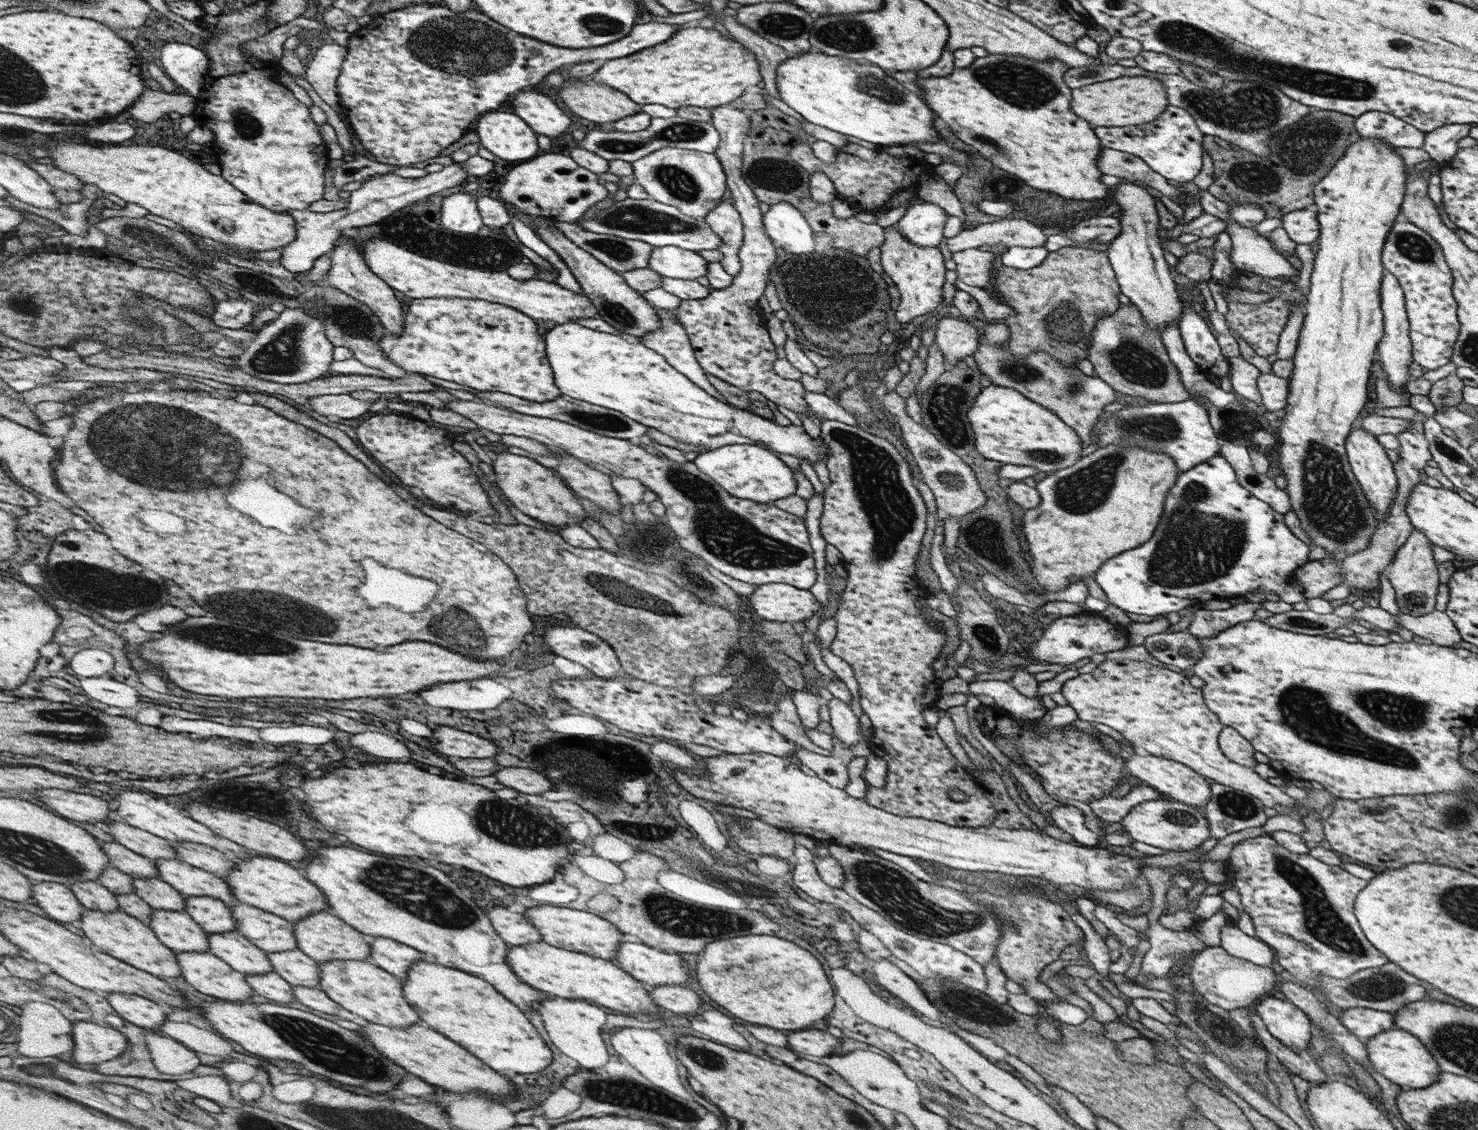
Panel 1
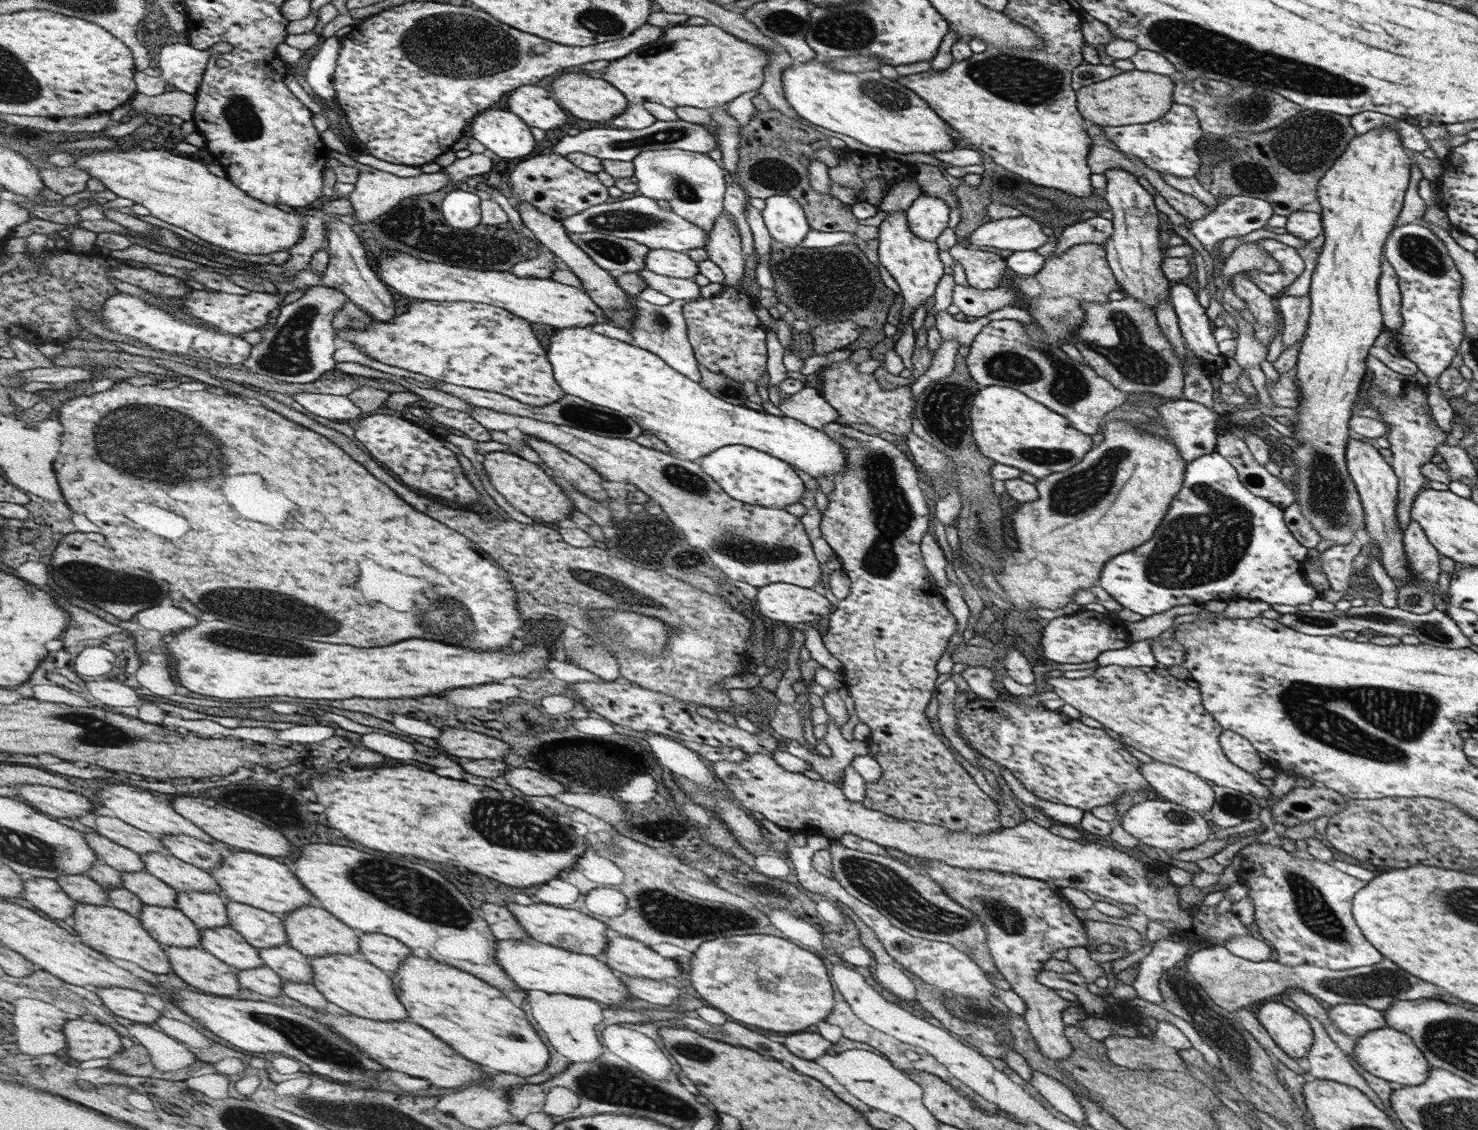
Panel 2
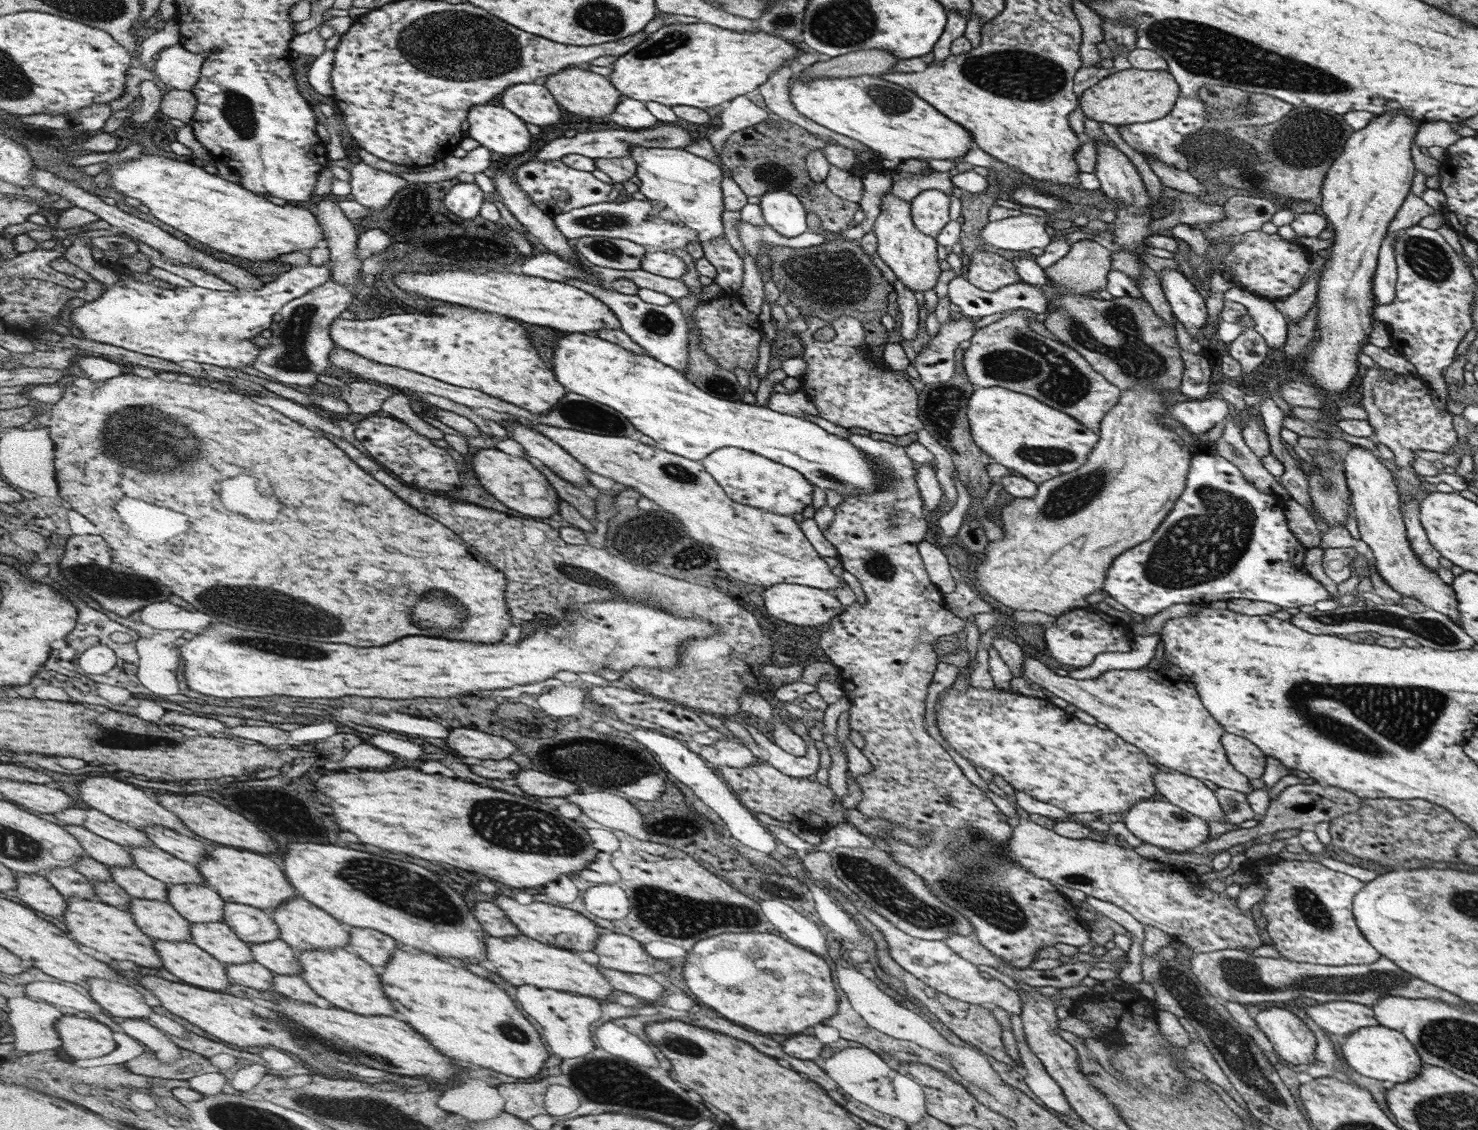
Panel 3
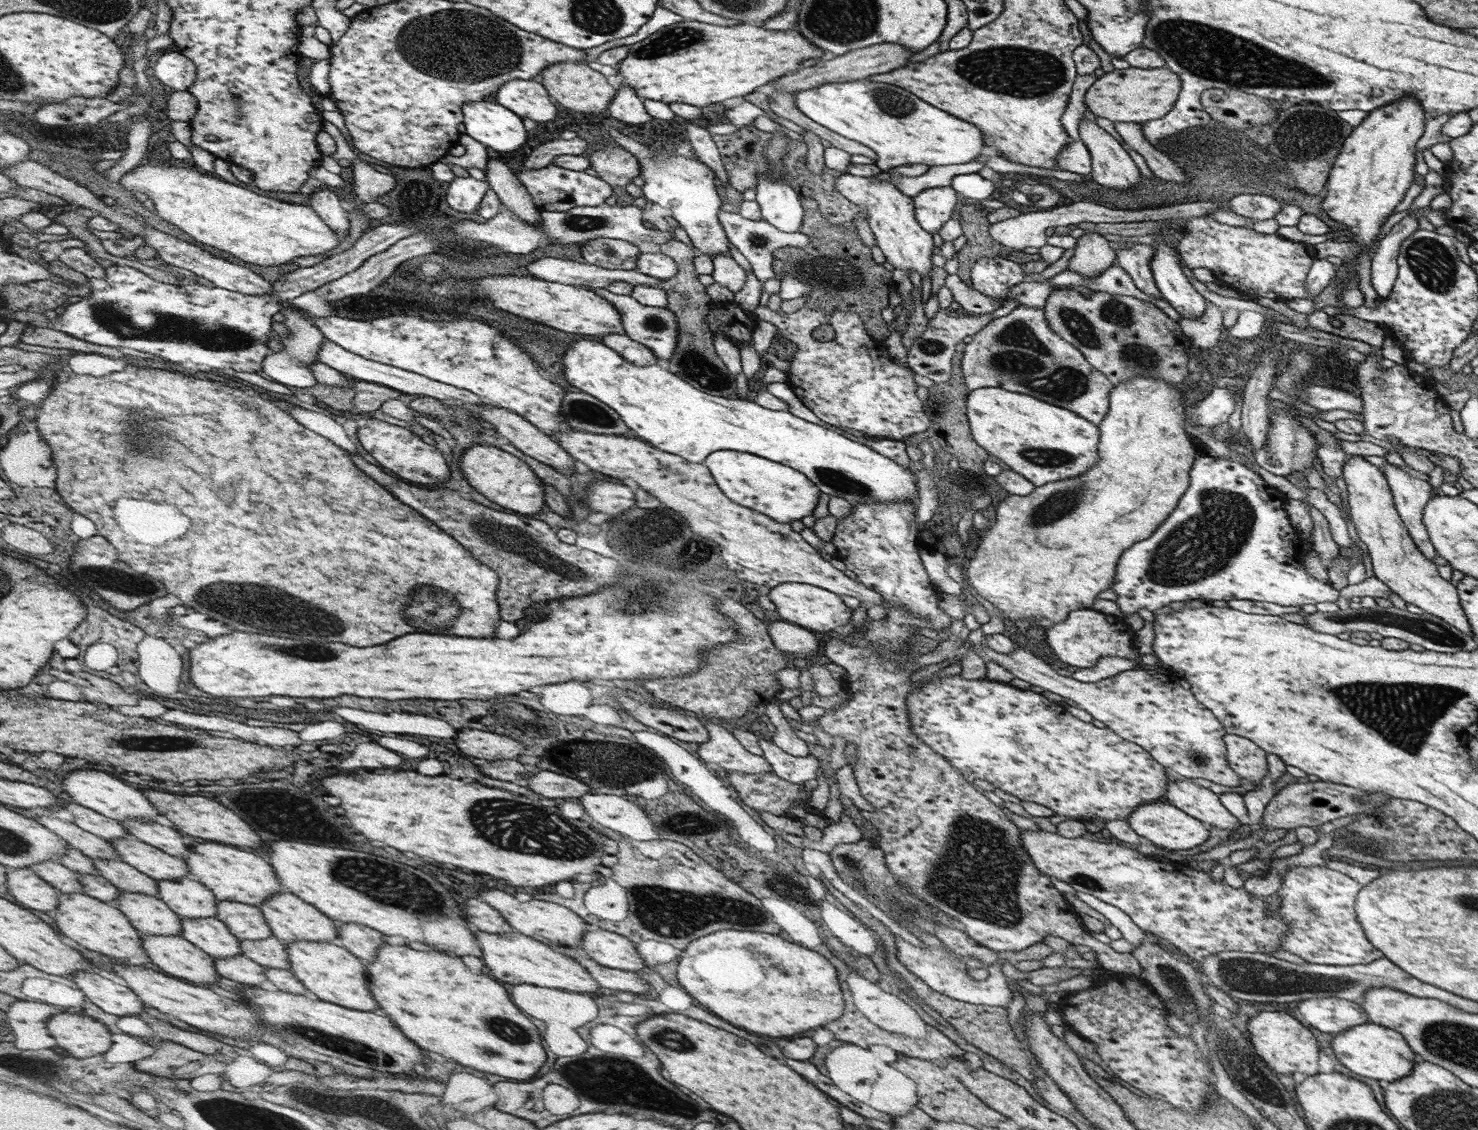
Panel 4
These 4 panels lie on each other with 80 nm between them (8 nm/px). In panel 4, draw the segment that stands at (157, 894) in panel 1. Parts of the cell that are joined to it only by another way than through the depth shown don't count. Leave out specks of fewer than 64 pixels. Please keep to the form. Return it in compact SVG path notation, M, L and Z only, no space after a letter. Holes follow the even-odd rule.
M93 859L102 875L108 877L122 891L132 891L157 896L157 880L144 874L129 862L118 860Z

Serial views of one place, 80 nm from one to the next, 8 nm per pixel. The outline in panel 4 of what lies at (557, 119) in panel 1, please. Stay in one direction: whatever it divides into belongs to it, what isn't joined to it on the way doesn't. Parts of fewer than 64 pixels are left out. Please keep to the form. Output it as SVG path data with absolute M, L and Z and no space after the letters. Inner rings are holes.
M534 79L508 81L496 93L496 102L514 111L520 118L542 123L556 118L556 106L550 102L550 94L543 83Z

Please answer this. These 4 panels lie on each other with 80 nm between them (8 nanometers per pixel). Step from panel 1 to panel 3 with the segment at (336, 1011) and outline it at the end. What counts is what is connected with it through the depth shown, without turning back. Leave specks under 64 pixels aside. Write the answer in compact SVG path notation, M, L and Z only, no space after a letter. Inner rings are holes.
M274 974L273 988L282 995L298 999L304 1004L314 1004L319 1007L334 1007L325 998L318 996L312 987L298 975Z

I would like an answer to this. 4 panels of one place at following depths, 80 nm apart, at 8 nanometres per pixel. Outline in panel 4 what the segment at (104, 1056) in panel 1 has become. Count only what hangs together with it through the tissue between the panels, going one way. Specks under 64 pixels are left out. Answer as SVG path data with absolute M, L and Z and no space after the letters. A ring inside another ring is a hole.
M70 1011L56 1014L49 1020L48 1028L62 1048L78 1058L88 1058L87 1061L101 1058L115 1045L110 1028L87 1015Z

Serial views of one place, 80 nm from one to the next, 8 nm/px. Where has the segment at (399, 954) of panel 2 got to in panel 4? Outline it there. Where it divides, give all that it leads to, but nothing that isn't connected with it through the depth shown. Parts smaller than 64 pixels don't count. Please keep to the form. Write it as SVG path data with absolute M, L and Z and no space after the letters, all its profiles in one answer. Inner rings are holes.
M338 923L338 938L335 943L346 947L364 962L375 961L380 949L386 946L384 936L372 927L356 923Z

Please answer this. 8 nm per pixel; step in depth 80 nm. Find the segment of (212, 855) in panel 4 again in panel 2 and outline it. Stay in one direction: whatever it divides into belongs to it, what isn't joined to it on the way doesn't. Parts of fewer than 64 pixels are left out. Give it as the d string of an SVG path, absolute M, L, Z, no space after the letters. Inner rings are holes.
M221 850L221 865L210 870L218 881L221 892L228 901L236 901L265 910L280 916L300 909L304 905L320 907L320 901L299 881L298 875L288 870L286 864L280 864L272 857L258 856L258 853L242 850Z

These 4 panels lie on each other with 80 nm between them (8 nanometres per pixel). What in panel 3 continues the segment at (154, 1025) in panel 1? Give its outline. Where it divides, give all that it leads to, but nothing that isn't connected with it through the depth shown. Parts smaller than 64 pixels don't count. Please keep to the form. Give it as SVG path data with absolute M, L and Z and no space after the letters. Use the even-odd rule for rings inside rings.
M91 978L85 986L92 994L94 1000L107 1009L114 1017L121 1016L126 1019L145 1019L154 1013L156 1008L146 1004L144 994L136 988L111 981L110 979Z

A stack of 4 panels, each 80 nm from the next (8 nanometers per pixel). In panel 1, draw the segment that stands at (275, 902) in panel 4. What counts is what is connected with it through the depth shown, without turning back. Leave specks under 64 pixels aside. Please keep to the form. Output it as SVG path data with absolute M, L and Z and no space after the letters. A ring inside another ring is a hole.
M330 911L315 912L297 920L293 923L293 933L296 943L298 943L298 949L319 963L340 959L363 961L364 958L371 956L372 946L368 936Z

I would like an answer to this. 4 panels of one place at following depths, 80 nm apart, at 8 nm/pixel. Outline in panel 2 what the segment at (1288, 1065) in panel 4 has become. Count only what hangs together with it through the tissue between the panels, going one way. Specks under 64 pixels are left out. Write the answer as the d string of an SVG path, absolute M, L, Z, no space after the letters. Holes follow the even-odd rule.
M1280 999L1266 1002L1255 1015L1272 1040L1290 1058L1307 1056L1315 1036L1304 1015L1284 1006Z

